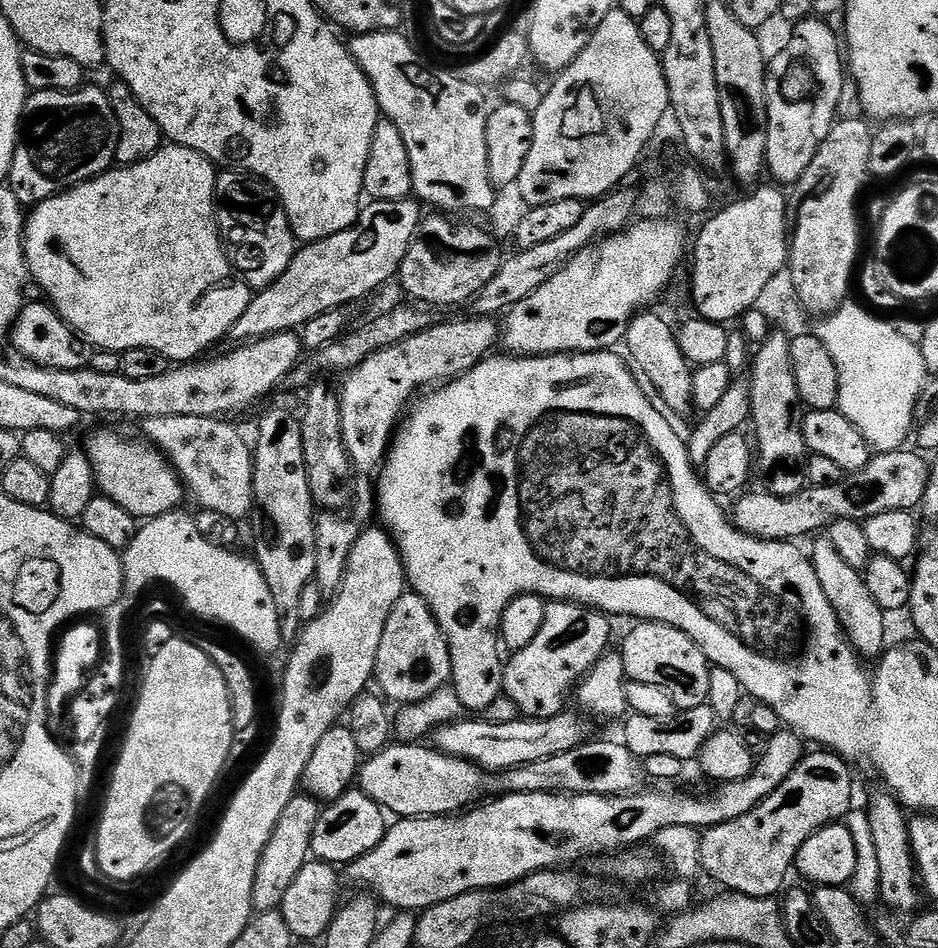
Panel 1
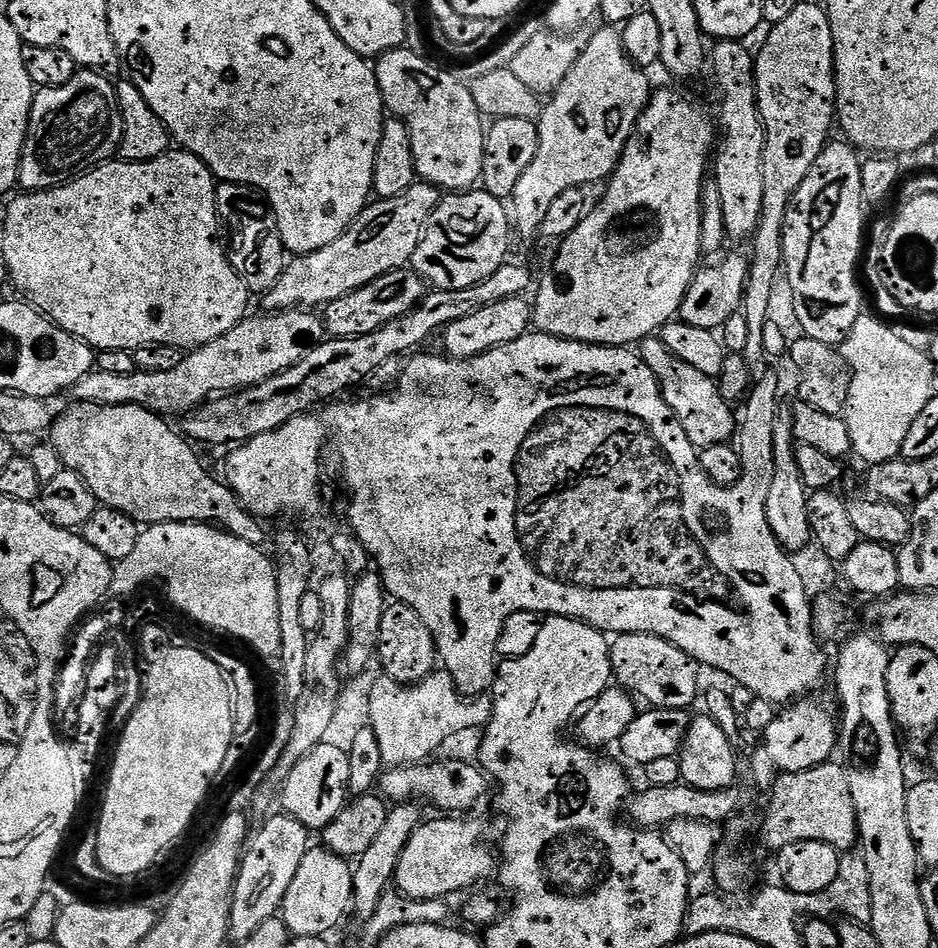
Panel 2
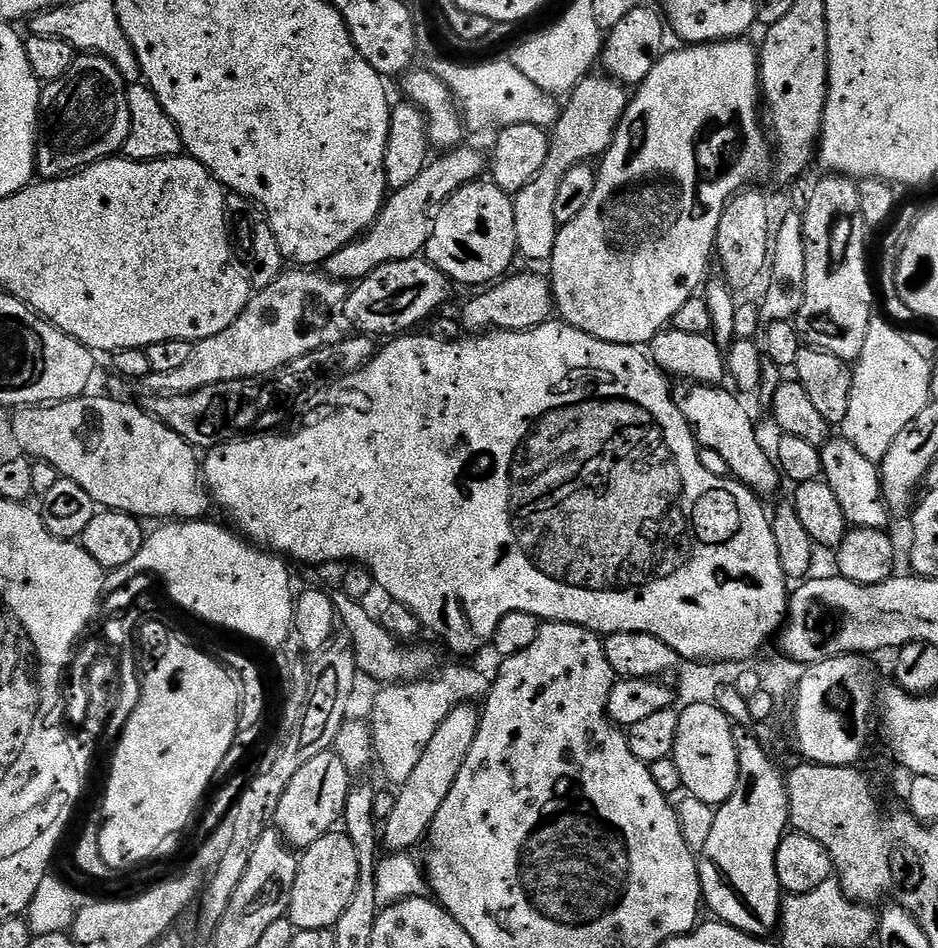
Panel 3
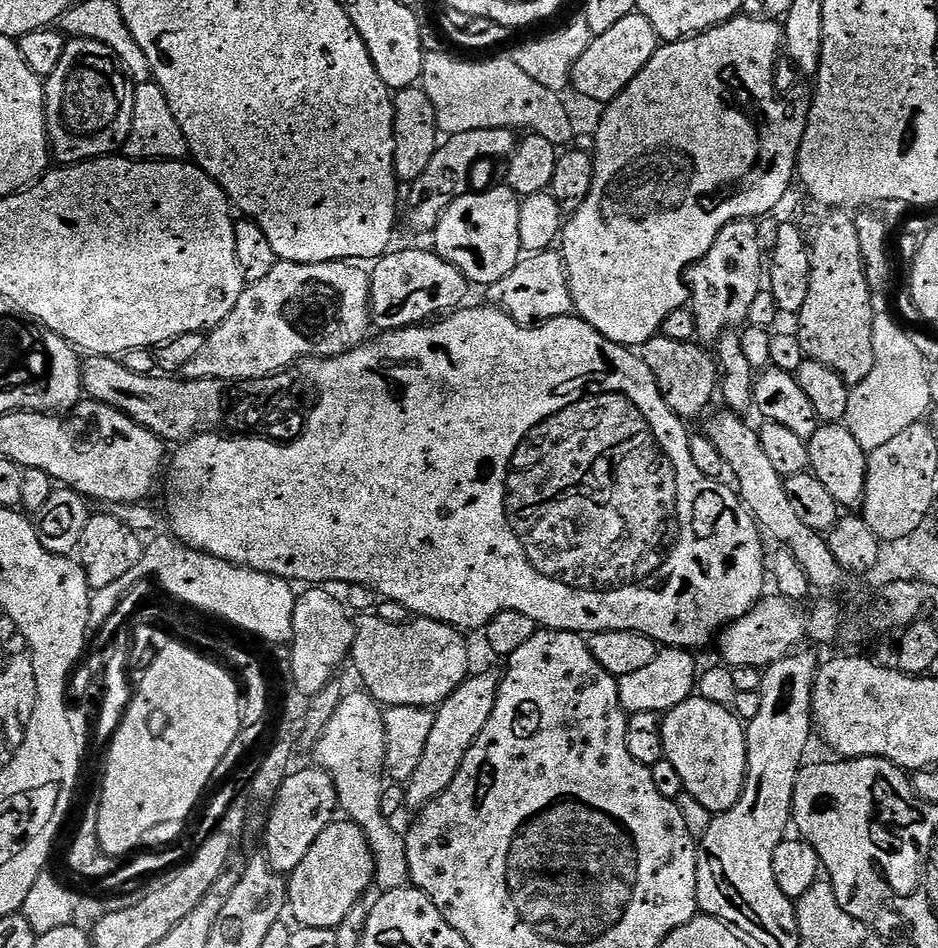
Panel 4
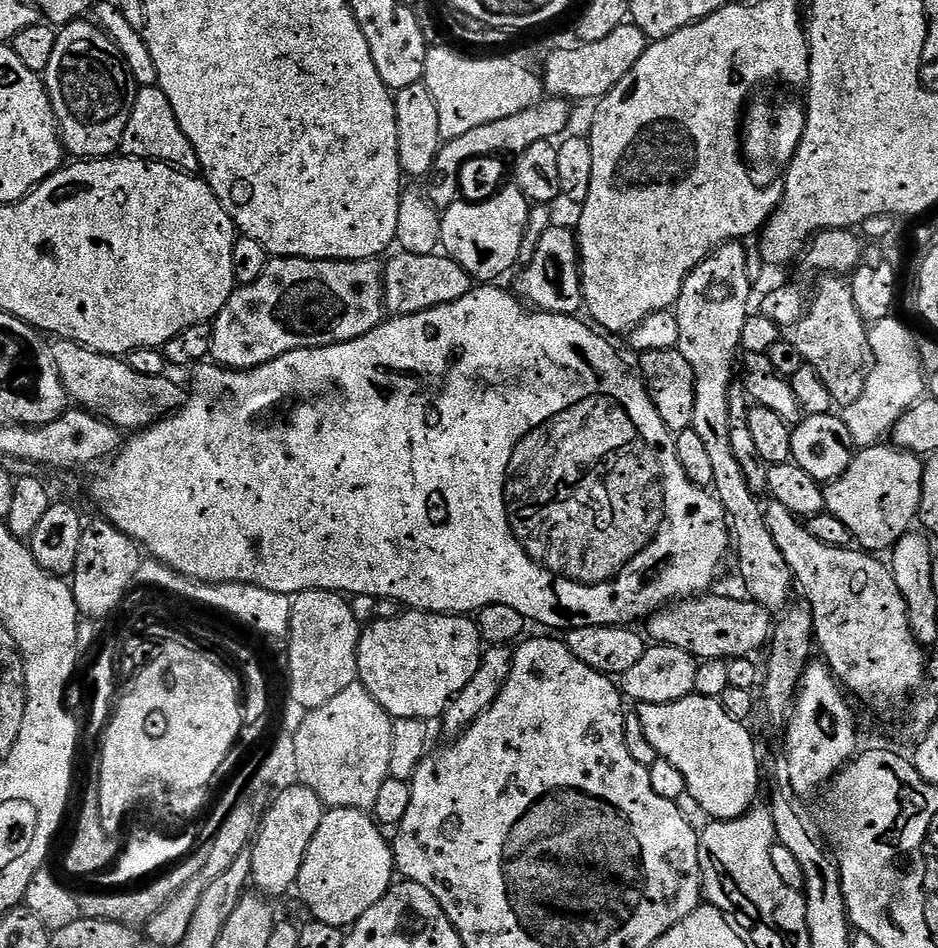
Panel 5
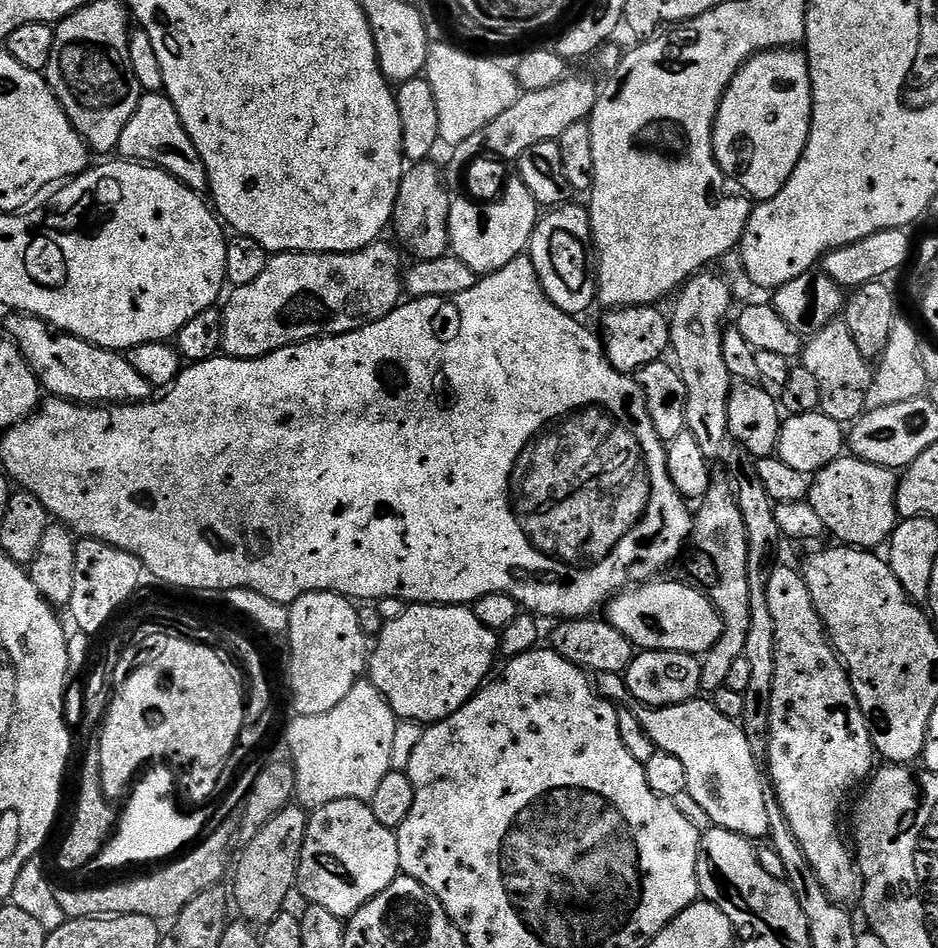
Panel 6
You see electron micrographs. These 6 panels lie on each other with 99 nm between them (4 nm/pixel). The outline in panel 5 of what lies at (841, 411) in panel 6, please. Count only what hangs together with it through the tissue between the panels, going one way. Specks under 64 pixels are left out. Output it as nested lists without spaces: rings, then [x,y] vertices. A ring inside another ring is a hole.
[[[821,275],[819,279],[808,311],[794,326],[794,343],[801,361],[818,370],[818,378],[826,382],[833,401],[840,406],[853,404],[864,396],[868,370],[872,367],[869,325],[858,314],[858,306],[854,306],[852,286],[847,279],[839,275]]]

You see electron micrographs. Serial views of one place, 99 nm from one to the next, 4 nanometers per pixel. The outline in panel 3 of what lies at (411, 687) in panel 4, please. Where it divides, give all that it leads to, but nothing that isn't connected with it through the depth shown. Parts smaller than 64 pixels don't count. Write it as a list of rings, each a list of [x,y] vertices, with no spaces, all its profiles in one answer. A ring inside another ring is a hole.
[[[343,590],[331,593],[341,625],[348,629],[347,635],[352,642],[357,669],[370,675],[380,684],[409,683],[423,679],[436,664],[436,656],[426,646],[414,646],[398,641],[389,634],[380,622],[364,608],[359,601],[350,598]]]

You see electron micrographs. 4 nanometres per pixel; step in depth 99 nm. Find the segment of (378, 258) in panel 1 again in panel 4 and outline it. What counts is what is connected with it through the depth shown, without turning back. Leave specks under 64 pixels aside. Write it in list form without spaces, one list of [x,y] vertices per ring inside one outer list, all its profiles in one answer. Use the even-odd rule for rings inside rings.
[[[491,128],[490,130],[466,130],[466,134],[448,136],[437,148],[426,174],[410,185],[412,192],[408,196],[408,224],[420,232],[435,233],[436,223],[442,214],[460,196],[467,196],[470,191],[468,179],[472,176],[472,167],[479,160],[500,160],[511,157],[516,151],[518,136],[510,128]]]

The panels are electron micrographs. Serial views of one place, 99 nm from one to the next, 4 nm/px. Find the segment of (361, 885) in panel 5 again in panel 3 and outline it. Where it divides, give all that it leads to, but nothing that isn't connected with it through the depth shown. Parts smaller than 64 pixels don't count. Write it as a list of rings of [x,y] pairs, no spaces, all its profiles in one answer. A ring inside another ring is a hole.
[[[333,830],[303,849],[299,861],[294,890],[288,903],[287,919],[302,932],[332,928],[346,906],[350,905],[355,887],[358,886],[359,862],[354,843],[343,831]]]

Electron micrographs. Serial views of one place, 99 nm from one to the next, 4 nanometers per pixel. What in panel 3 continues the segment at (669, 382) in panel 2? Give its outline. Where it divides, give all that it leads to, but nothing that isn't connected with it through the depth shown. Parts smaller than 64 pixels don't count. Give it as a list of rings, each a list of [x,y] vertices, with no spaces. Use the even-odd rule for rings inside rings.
[[[698,384],[689,387],[684,400],[679,401],[680,413],[686,422],[692,425],[692,434],[700,448],[709,448],[722,454],[726,466],[730,466],[732,476],[741,484],[752,489],[757,496],[769,498],[780,488],[782,473],[773,457],[760,445],[760,436],[756,433],[756,424],[748,413],[748,408],[739,400],[735,391],[727,392],[724,386]]]

